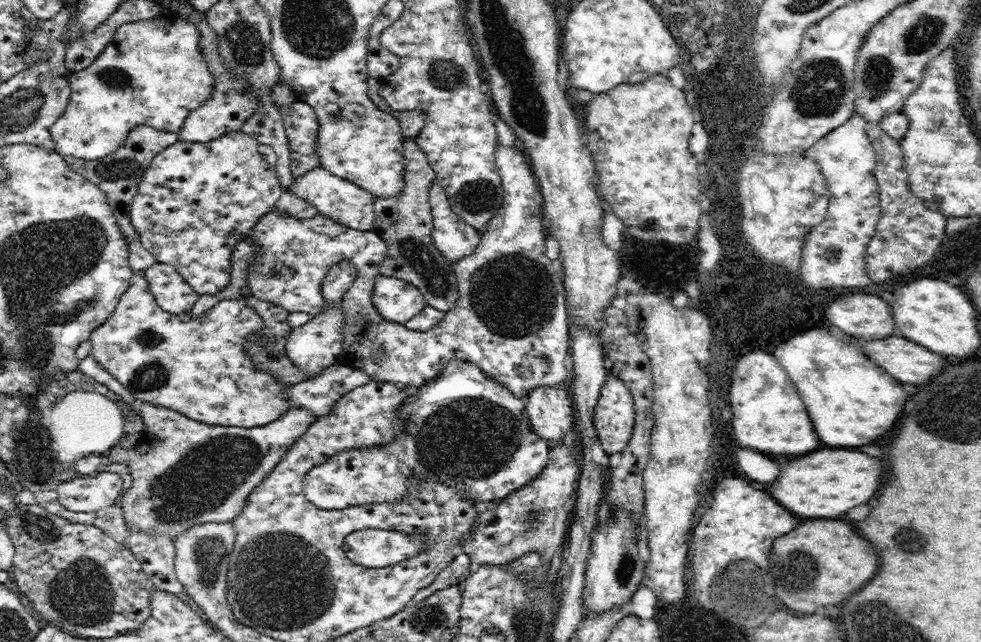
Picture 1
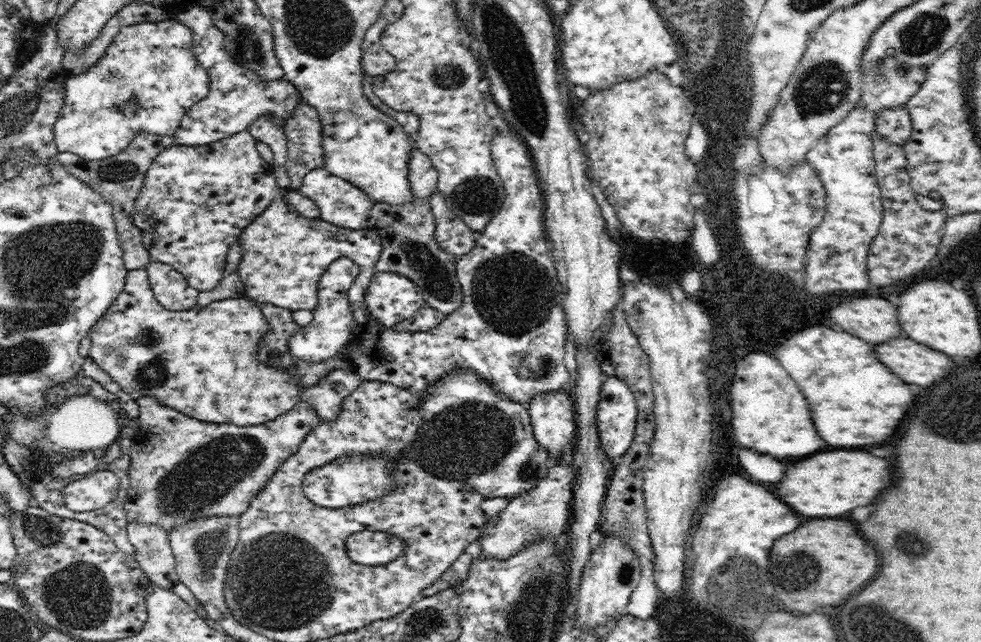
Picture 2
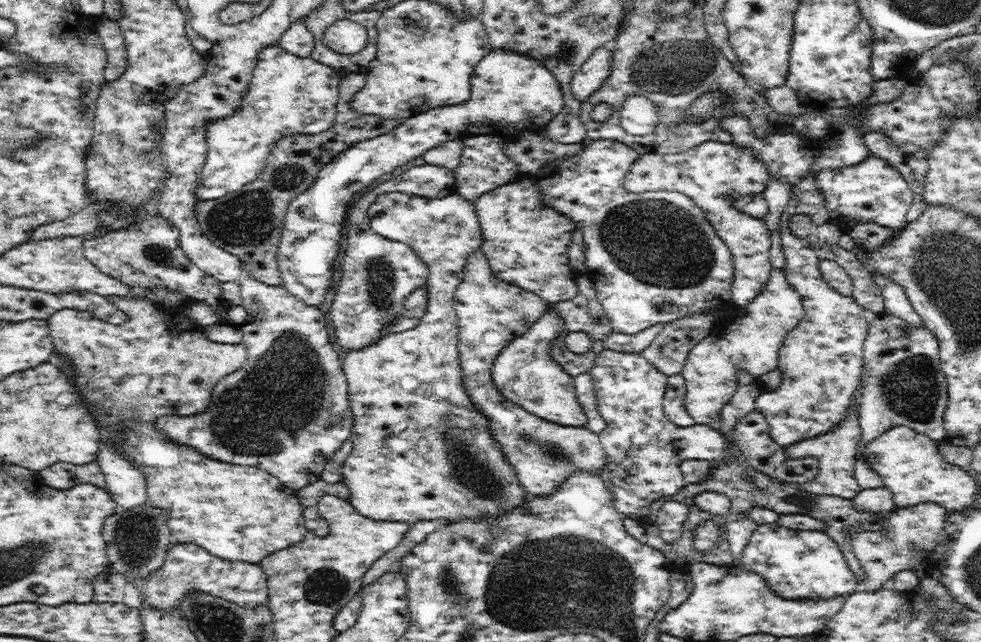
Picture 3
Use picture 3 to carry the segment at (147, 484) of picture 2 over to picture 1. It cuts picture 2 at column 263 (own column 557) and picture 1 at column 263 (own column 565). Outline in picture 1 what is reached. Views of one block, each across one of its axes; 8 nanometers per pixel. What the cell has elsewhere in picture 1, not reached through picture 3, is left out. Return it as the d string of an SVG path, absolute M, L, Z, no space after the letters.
M144 402L140 408L140 416L144 420L144 434L136 450L112 450L112 464L126 464L134 478L132 488L124 496L122 516L130 532L144 532L150 536L164 536L172 542L182 536L186 530L198 524L208 522L232 522L242 508L250 492L266 480L266 476L274 470L274 466L286 456L288 448L314 424L314 416L306 408L288 408L278 420L258 428L230 428L216 424L196 422L182 412L174 412L170 408L154 406Z

